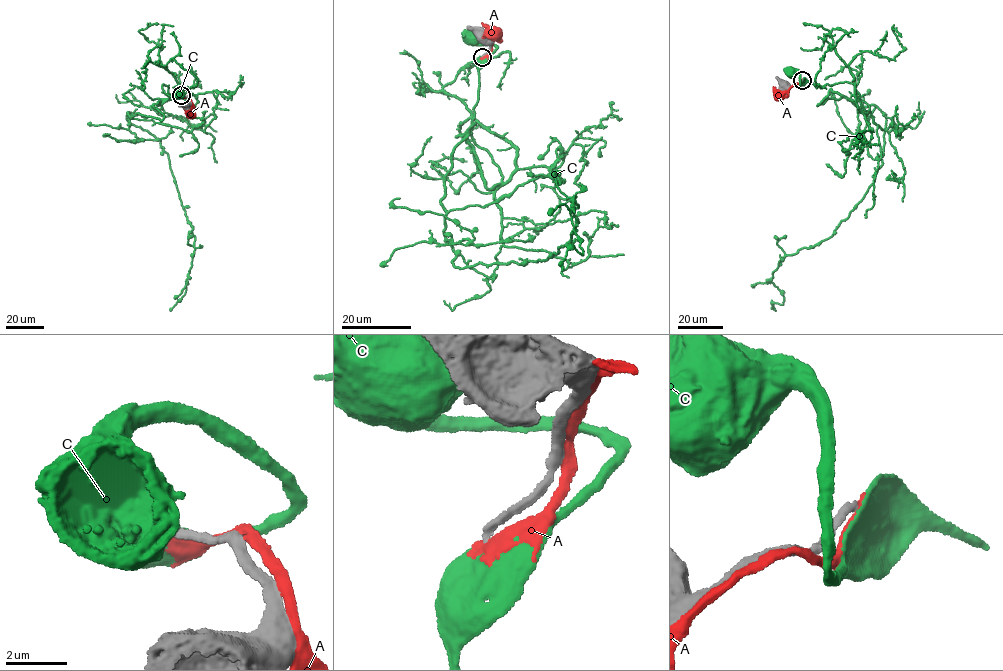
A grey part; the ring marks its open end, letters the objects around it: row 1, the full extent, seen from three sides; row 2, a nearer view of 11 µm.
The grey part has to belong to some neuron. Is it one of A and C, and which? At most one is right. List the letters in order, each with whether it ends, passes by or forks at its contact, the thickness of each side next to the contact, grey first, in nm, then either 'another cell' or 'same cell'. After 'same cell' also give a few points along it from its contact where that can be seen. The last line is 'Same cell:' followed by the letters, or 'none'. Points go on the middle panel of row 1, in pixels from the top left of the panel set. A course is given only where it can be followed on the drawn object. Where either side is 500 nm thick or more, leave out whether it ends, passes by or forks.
A: it ends; calibres 280 and 360 nm; another cell
C: calibres 280 and 500 nm; another cell
Same cell: none

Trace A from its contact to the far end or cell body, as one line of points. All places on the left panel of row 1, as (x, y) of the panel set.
A: (182, 95), (190, 99), (190, 115)

